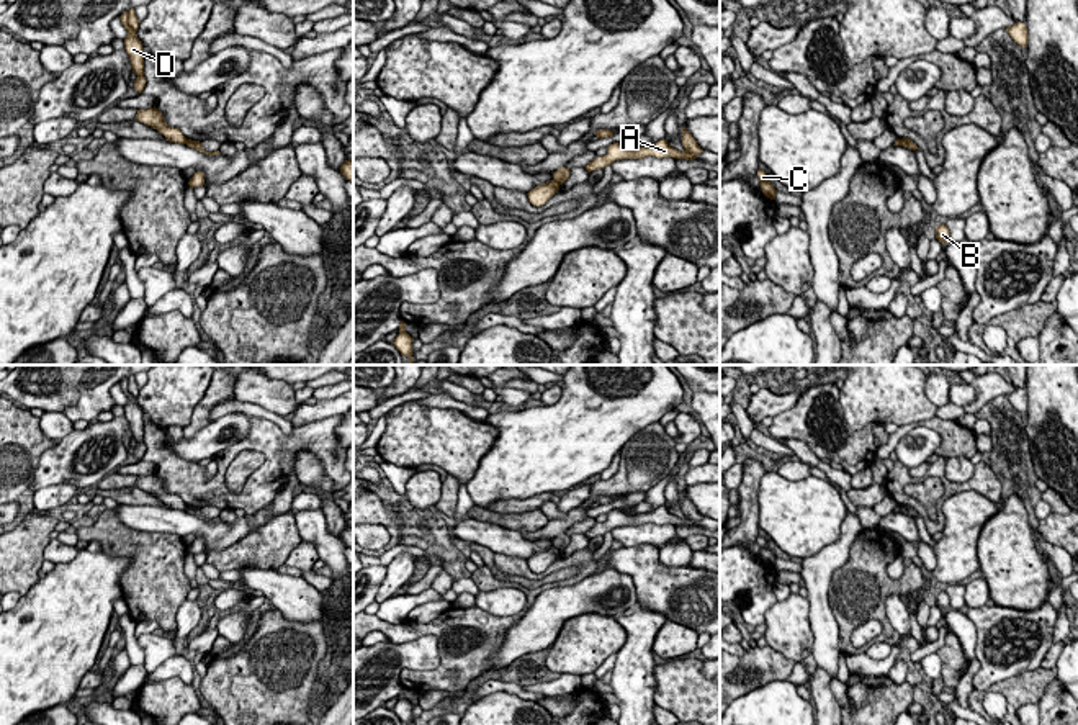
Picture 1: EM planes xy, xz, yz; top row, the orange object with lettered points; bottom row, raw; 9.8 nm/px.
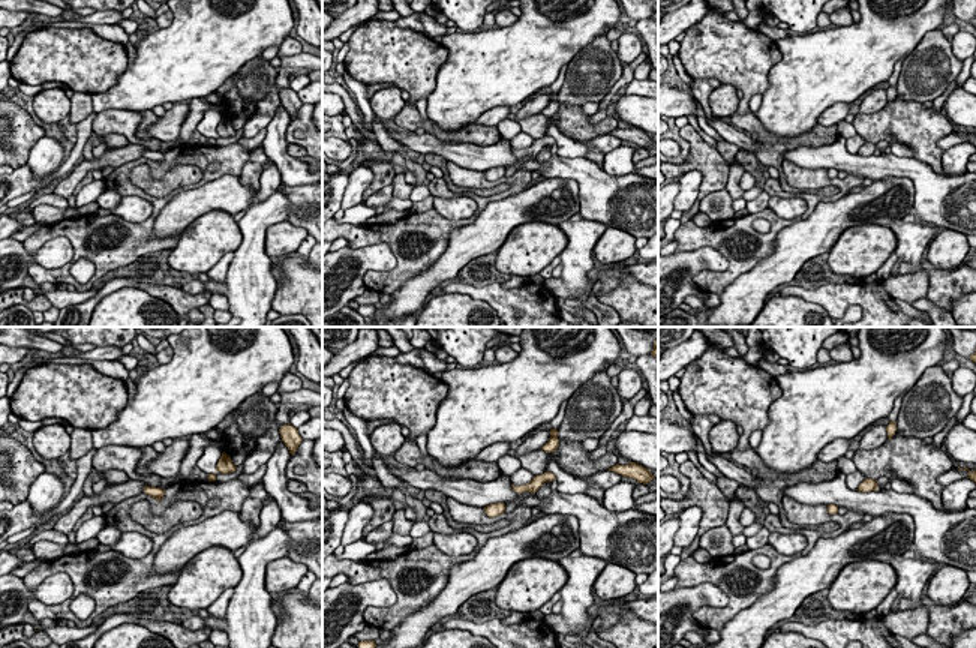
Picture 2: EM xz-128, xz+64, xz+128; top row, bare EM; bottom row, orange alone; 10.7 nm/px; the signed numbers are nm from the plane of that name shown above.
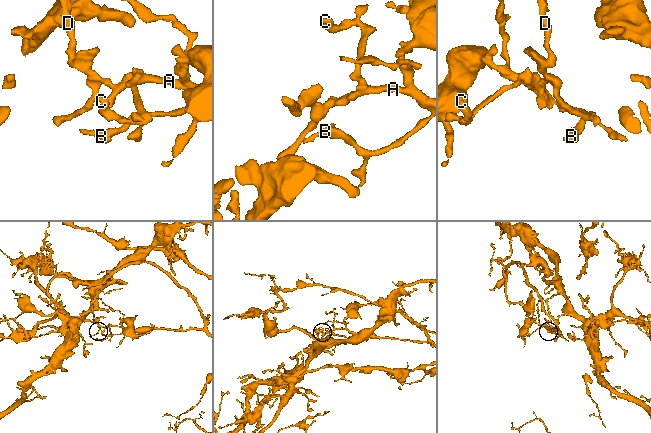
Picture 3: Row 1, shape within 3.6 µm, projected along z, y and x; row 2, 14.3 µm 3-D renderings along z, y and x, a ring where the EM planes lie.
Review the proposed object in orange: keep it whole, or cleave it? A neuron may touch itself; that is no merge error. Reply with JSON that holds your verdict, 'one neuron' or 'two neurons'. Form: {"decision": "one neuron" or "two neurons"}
{"decision": "two neurons"}

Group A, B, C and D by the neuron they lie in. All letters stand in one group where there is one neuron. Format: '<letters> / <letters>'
A B C / D

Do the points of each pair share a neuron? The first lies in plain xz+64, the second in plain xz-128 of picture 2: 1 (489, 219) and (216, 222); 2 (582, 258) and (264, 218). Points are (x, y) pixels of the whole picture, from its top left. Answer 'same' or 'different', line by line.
1: different
2: same

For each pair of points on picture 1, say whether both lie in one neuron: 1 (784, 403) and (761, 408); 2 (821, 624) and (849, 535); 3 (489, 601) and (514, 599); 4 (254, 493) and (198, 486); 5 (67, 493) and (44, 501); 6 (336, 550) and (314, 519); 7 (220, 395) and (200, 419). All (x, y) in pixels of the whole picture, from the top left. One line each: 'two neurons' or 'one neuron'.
1: one neuron
2: one neuron
3: one neuron
4: one neuron
5: one neuron
6: one neuron
7: one neuron

